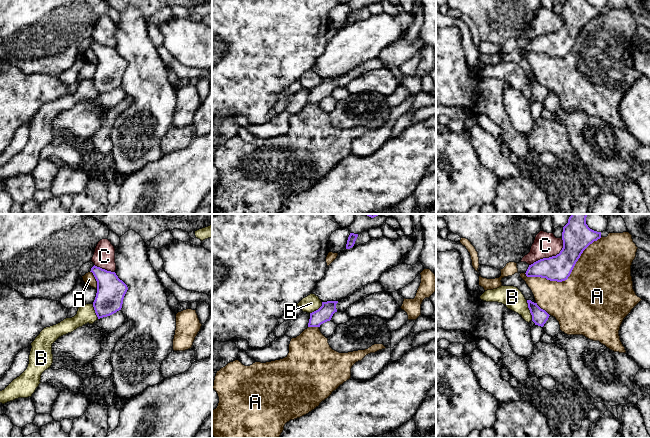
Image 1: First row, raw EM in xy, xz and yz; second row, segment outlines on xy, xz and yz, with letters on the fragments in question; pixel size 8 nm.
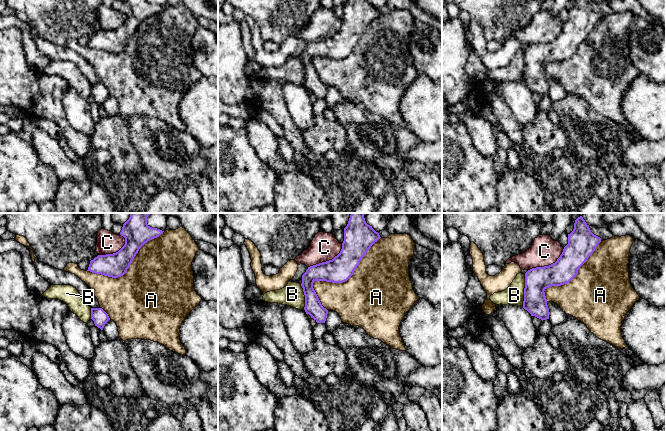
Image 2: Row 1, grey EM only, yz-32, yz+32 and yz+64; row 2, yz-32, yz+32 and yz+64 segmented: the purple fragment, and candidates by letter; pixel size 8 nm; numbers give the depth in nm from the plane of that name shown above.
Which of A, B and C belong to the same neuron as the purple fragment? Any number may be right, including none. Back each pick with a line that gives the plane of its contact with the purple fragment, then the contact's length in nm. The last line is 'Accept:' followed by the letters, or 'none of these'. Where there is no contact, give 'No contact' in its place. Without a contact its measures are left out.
Accept: none of these

